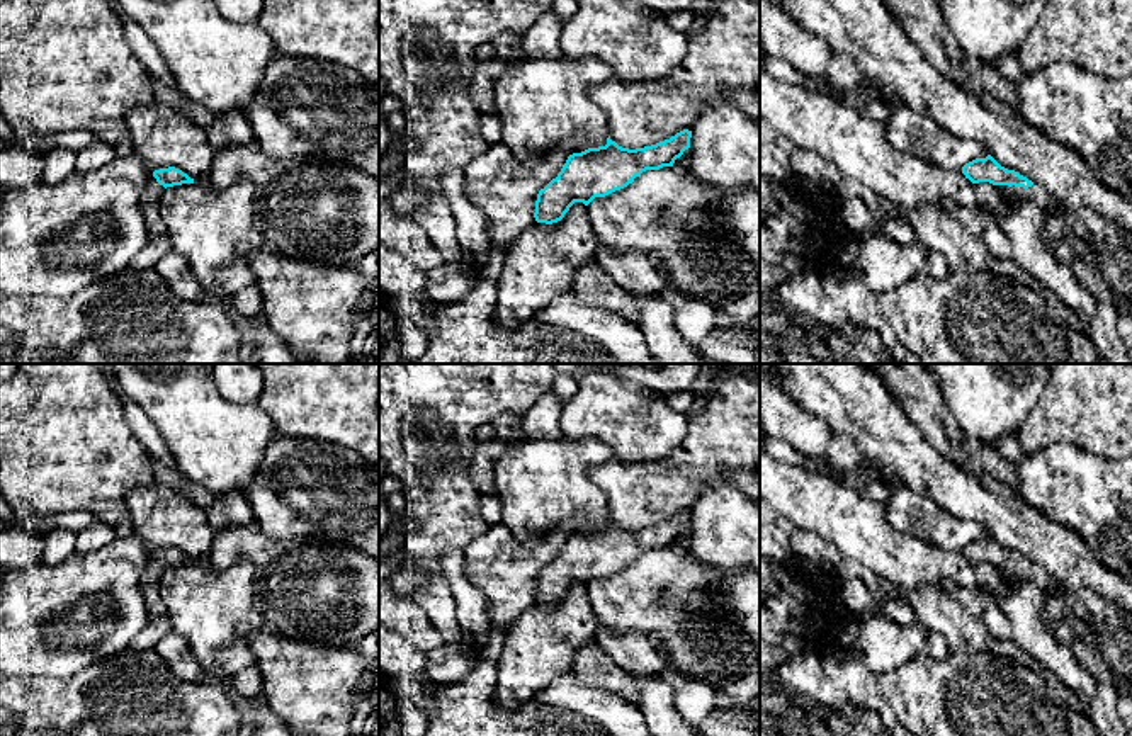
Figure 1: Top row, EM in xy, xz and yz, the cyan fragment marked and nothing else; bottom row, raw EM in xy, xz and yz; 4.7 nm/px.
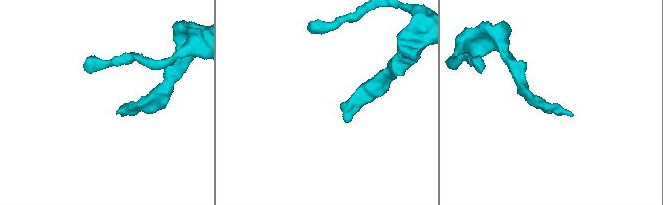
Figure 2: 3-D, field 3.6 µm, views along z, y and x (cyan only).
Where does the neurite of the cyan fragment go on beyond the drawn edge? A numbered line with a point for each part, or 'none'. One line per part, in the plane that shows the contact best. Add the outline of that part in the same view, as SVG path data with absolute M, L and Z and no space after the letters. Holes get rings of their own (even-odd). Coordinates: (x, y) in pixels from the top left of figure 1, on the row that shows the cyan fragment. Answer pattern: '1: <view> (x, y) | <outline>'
1: yz (1024, 225) | M1033 184L1028 189L994 185L1011 204L998 223L1011 245L1011 258L1044 289L1079 314L1079 331L1090 337L1096 299L1078 282L1071 265L1062 262L1044 240L1045 214L1052 209L1050 194Z

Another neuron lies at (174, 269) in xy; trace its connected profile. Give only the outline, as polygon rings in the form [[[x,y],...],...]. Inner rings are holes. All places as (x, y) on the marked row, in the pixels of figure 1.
[[[168,252],[153,269],[177,297],[184,301],[204,297],[204,291],[192,275],[189,262],[178,252]]]

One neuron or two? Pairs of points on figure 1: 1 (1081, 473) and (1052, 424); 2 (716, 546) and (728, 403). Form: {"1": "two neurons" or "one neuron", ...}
{"1": "two neurons", "2": "two neurons"}

